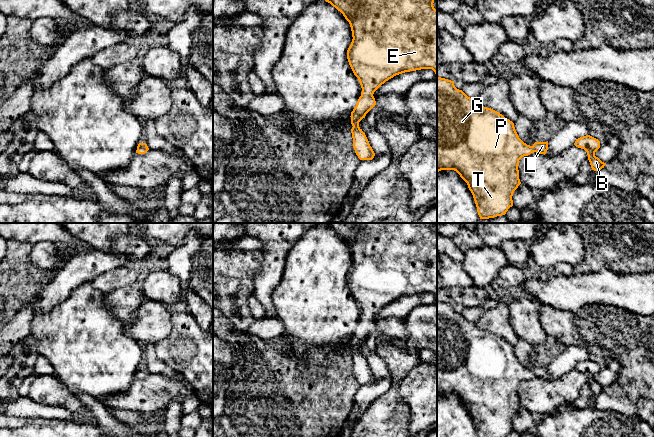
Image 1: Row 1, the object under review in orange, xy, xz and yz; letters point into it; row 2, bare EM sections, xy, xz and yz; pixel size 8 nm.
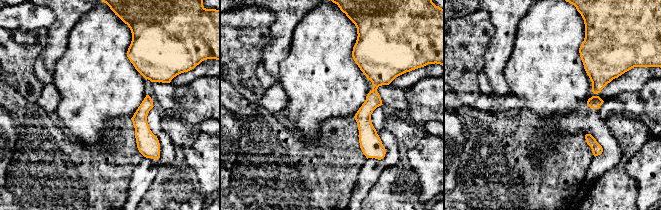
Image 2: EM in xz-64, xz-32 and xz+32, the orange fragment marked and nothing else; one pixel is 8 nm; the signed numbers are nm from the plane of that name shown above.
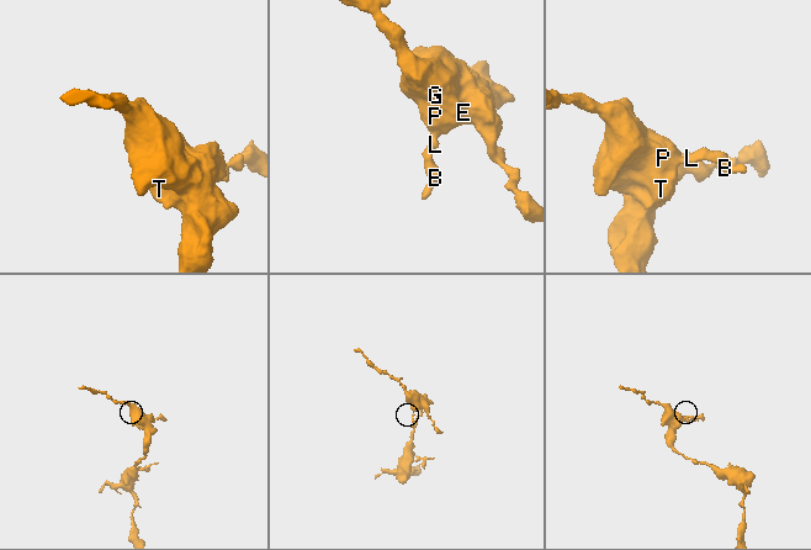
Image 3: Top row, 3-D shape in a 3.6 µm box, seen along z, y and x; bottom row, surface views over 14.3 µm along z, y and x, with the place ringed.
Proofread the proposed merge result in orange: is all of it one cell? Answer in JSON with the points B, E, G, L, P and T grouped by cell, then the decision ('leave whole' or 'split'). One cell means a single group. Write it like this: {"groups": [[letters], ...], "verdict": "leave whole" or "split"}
{"groups": [["B", "E", "G", "L", "P", "T"]], "verdict": "leave whole"}

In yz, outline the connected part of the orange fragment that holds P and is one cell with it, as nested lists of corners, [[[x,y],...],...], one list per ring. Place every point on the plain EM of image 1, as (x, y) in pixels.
[[[437,301],[437,396],[454,394],[467,407],[478,437],[506,437],[513,430],[512,420],[521,408],[519,384],[533,376],[546,378],[547,366],[535,366],[532,370],[518,360],[514,347],[499,336],[480,329],[455,311],[454,305]]]

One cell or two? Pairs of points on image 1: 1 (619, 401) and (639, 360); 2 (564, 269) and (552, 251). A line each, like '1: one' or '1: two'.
1: one
2: two

